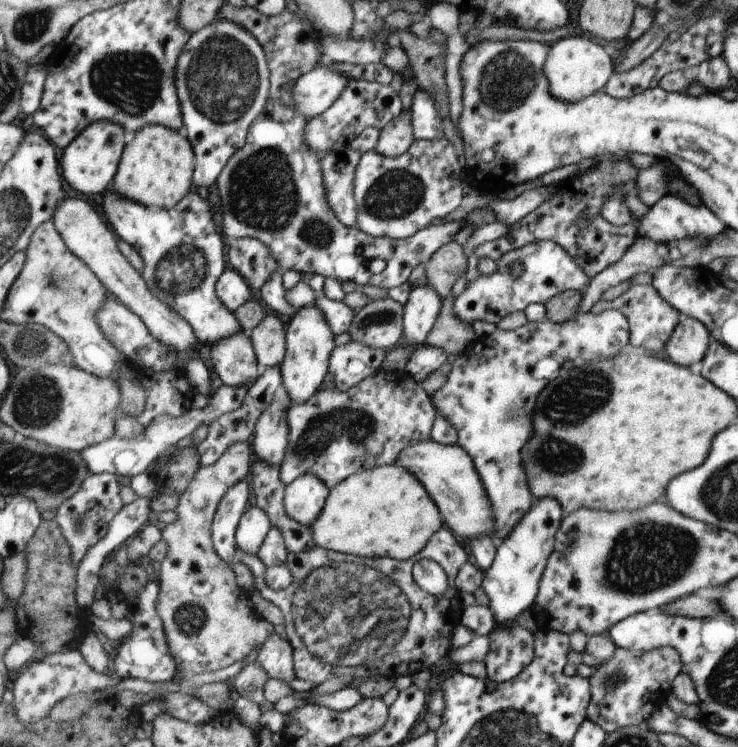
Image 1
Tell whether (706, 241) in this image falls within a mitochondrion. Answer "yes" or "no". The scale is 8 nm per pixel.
no

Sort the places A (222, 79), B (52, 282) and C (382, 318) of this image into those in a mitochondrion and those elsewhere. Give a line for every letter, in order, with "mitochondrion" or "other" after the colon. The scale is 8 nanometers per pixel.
A: mitochondrion
B: mitochondrion
C: mitochondrion

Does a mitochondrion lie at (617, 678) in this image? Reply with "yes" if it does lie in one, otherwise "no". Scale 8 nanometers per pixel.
yes

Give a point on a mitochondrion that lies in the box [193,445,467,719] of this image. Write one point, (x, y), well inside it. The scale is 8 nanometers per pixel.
(349, 616)

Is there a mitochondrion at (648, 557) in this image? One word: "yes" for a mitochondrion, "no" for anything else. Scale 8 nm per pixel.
yes

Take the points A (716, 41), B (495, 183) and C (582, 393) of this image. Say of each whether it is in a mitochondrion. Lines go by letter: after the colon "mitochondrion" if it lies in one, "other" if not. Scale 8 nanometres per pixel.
A: other
B: other
C: mitochondrion

